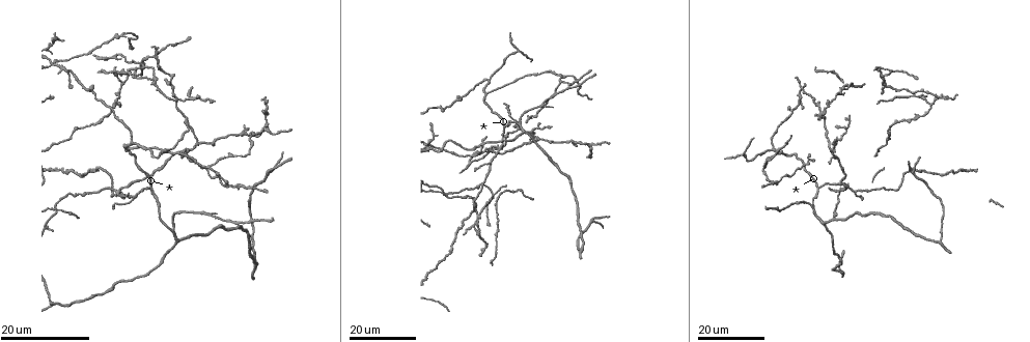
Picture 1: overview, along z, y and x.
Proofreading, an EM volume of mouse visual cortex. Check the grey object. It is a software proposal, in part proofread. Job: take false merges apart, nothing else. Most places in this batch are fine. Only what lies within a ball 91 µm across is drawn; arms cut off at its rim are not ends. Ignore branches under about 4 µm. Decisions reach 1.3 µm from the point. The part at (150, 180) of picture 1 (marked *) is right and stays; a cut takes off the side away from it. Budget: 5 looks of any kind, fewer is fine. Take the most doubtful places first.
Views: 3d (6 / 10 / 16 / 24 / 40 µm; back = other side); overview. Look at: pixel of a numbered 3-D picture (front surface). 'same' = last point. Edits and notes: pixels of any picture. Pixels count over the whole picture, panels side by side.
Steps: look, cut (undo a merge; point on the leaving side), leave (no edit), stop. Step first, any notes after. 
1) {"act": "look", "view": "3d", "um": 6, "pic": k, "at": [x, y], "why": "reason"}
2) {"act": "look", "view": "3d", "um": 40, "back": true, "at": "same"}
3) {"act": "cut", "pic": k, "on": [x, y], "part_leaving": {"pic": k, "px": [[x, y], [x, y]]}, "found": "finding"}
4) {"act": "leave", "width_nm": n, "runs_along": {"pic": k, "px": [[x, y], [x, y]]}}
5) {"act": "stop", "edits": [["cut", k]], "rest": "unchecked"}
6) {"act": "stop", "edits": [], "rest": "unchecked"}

{"act": "look", "view": "3d", "um": 24, "pic": 1, "at": [176, 98], "why": "four or more arms meet"}

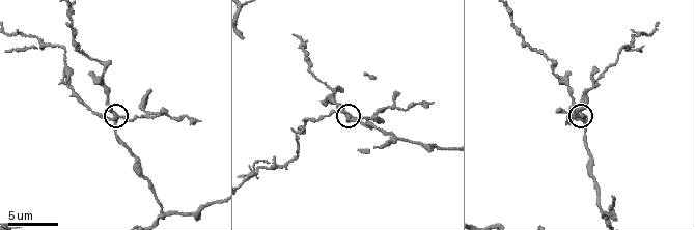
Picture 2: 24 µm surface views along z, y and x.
{"act": "look", "view": "3d", "um": 6, "pic": 2, "at": [112, 118]}

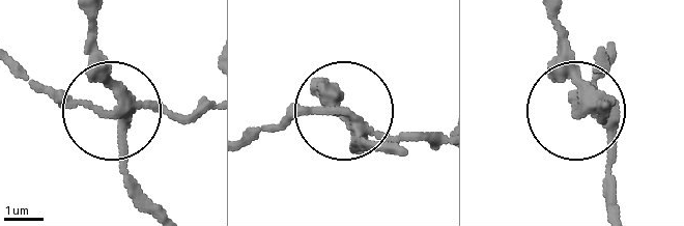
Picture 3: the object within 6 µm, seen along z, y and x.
{"act": "cut", "pic": 3, "on": [65, 96], "part_leaving": {"pic": 3, "px": [[123, 109], [58, 106], [19, 69]]}, "found": "a second cell is stuck on"}

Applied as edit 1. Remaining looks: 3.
{"act": "look", "view": "overview", "why": "redraw"}

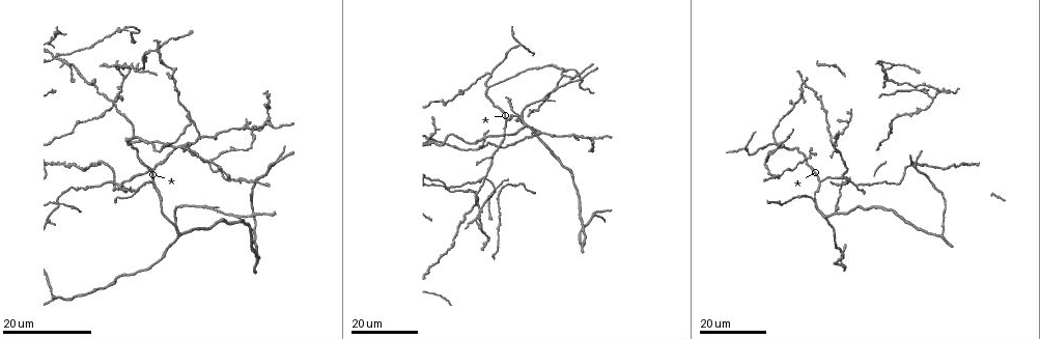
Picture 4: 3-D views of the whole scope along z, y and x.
{"act": "look", "view": "3d", "um": 16, "pic": 4, "at": [69, 67], "why": "four or more arms meet"}

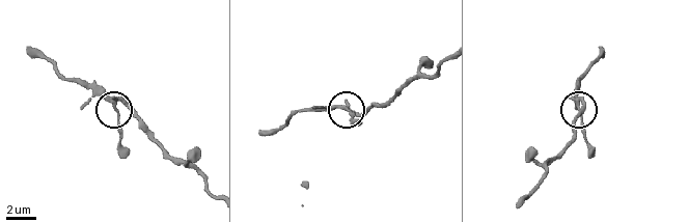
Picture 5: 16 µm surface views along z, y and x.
{"act": "look", "view": "3d", "um": 6, "pic": 5, "at": [115, 111]}

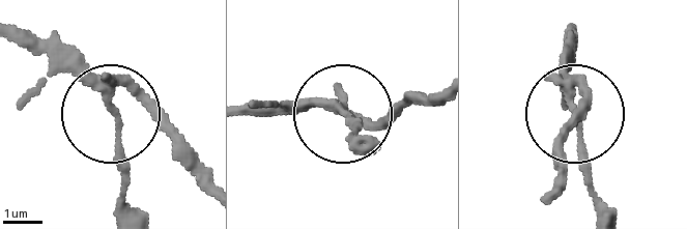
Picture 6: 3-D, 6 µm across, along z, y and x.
{"act": "leave", "arms": 5, "runs_along": {"pic": 6, "px": [[436, 97], [367, 121], [344, 114], [358, 138]]}, "found": "all the same cell"}

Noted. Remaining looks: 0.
{"act": "stop", "edits": [["cut", 3]], "rest": "unchecked"}

